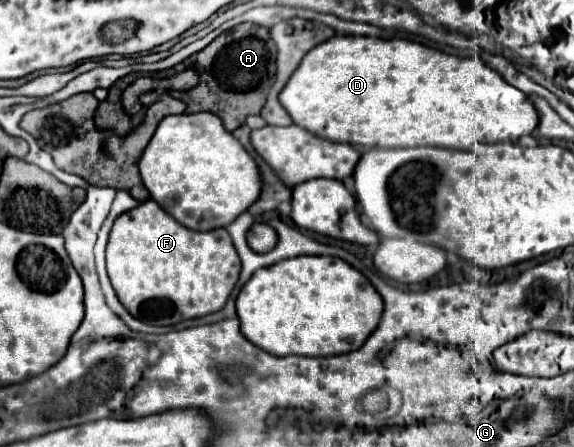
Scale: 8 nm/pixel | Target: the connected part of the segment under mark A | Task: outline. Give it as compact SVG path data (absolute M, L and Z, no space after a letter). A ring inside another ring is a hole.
M241 23L229 33L219 35L203 51L193 55L193 67L199 73L199 83L189 91L181 91L181 99L187 105L185 113L209 111L223 121L227 131L241 127L245 117L259 115L265 103L265 95L275 79L275 55L277 47L267 27Z

